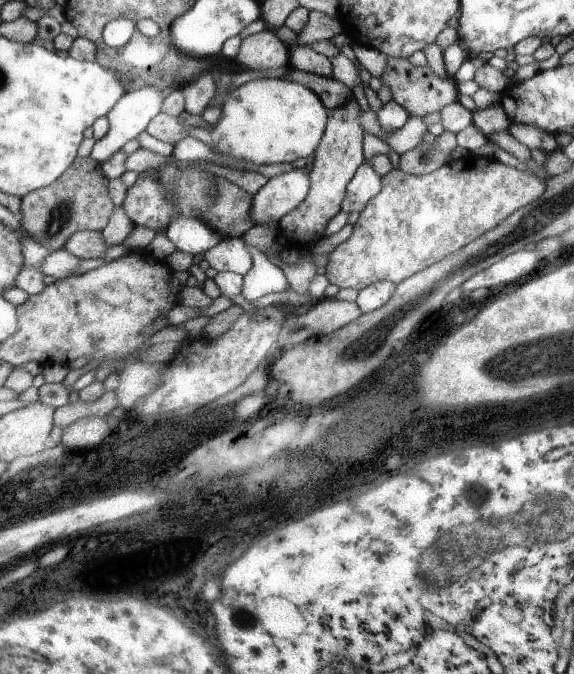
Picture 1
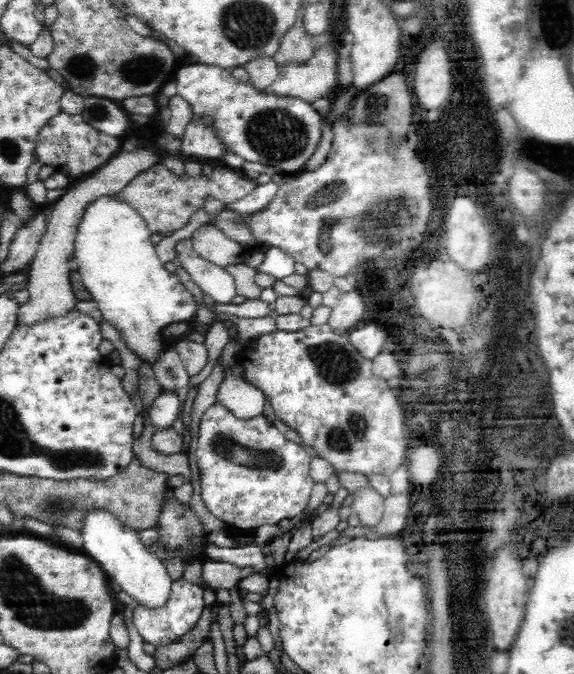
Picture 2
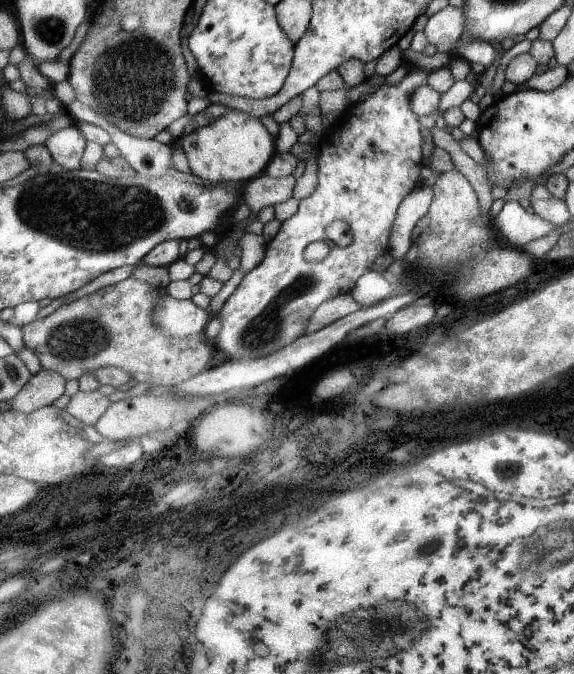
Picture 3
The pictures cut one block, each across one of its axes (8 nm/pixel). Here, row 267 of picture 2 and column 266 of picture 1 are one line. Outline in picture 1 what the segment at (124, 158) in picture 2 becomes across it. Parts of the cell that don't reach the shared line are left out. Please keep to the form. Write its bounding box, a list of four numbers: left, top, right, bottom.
[234,28,286,70]

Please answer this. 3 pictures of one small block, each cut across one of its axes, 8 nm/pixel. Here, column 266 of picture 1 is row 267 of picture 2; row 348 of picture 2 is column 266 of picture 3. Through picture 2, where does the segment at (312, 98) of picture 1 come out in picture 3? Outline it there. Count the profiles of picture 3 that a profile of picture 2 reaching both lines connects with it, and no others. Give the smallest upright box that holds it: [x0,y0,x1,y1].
[180,110,274,186]

